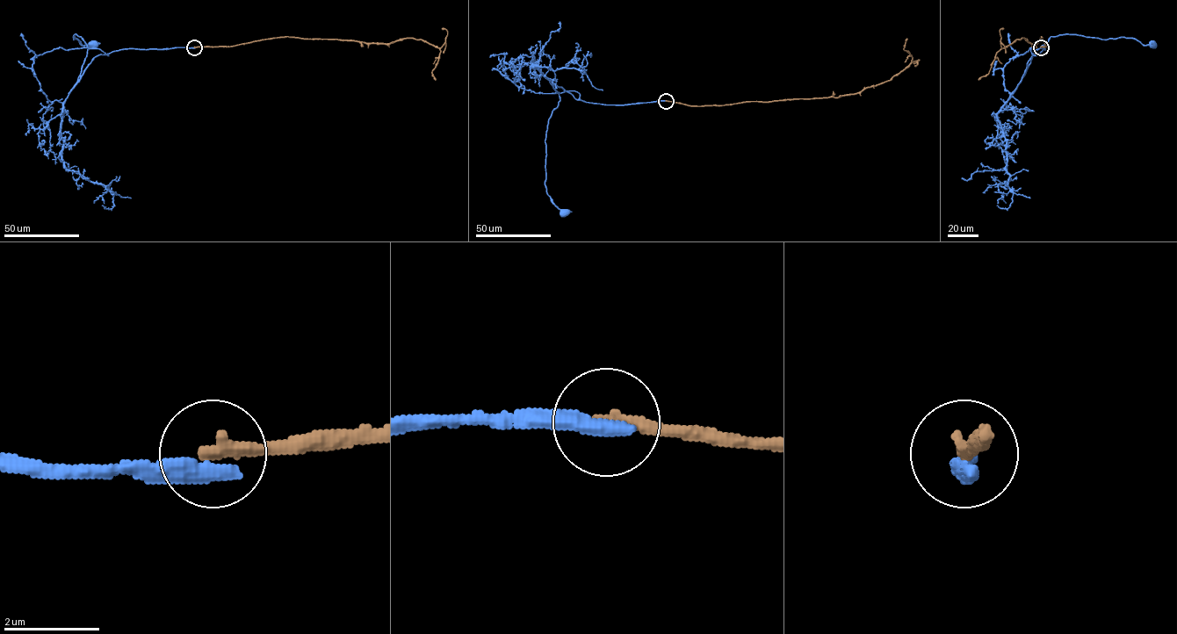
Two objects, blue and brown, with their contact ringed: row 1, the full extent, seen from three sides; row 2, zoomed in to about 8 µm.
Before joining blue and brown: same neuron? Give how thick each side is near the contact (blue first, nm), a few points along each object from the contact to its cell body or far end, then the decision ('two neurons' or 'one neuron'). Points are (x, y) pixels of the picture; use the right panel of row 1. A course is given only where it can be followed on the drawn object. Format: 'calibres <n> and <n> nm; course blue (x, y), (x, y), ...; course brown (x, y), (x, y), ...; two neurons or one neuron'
calibres 440 and 340 nm; course blue (1040, 47), (1045, 49), (1032, 57), (1021, 81), (1032, 54), (1050, 36), (1124, 37), (1152, 45); course brown (1040, 47), (1046, 46), (1042, 36), (1032, 44), (1024, 38), (1017, 39), (999, 51), (989, 73), (978, 80); two neurons

